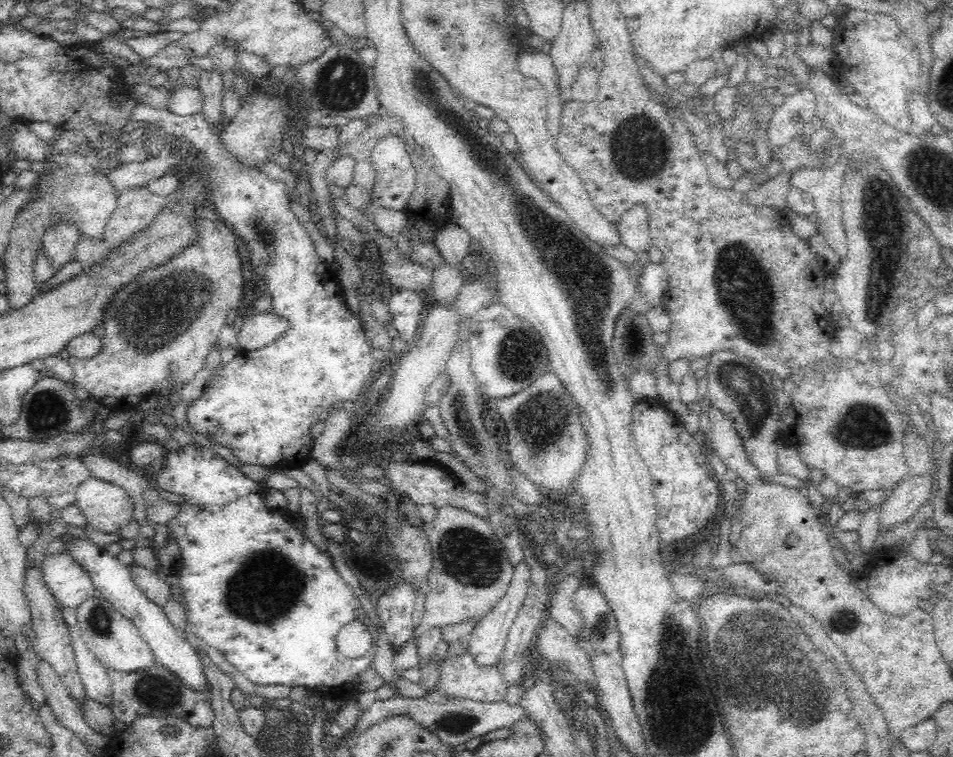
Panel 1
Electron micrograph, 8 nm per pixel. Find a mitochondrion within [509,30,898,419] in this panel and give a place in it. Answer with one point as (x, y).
(744, 289)

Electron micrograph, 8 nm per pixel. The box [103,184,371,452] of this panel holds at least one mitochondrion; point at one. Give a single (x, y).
(144, 333)

